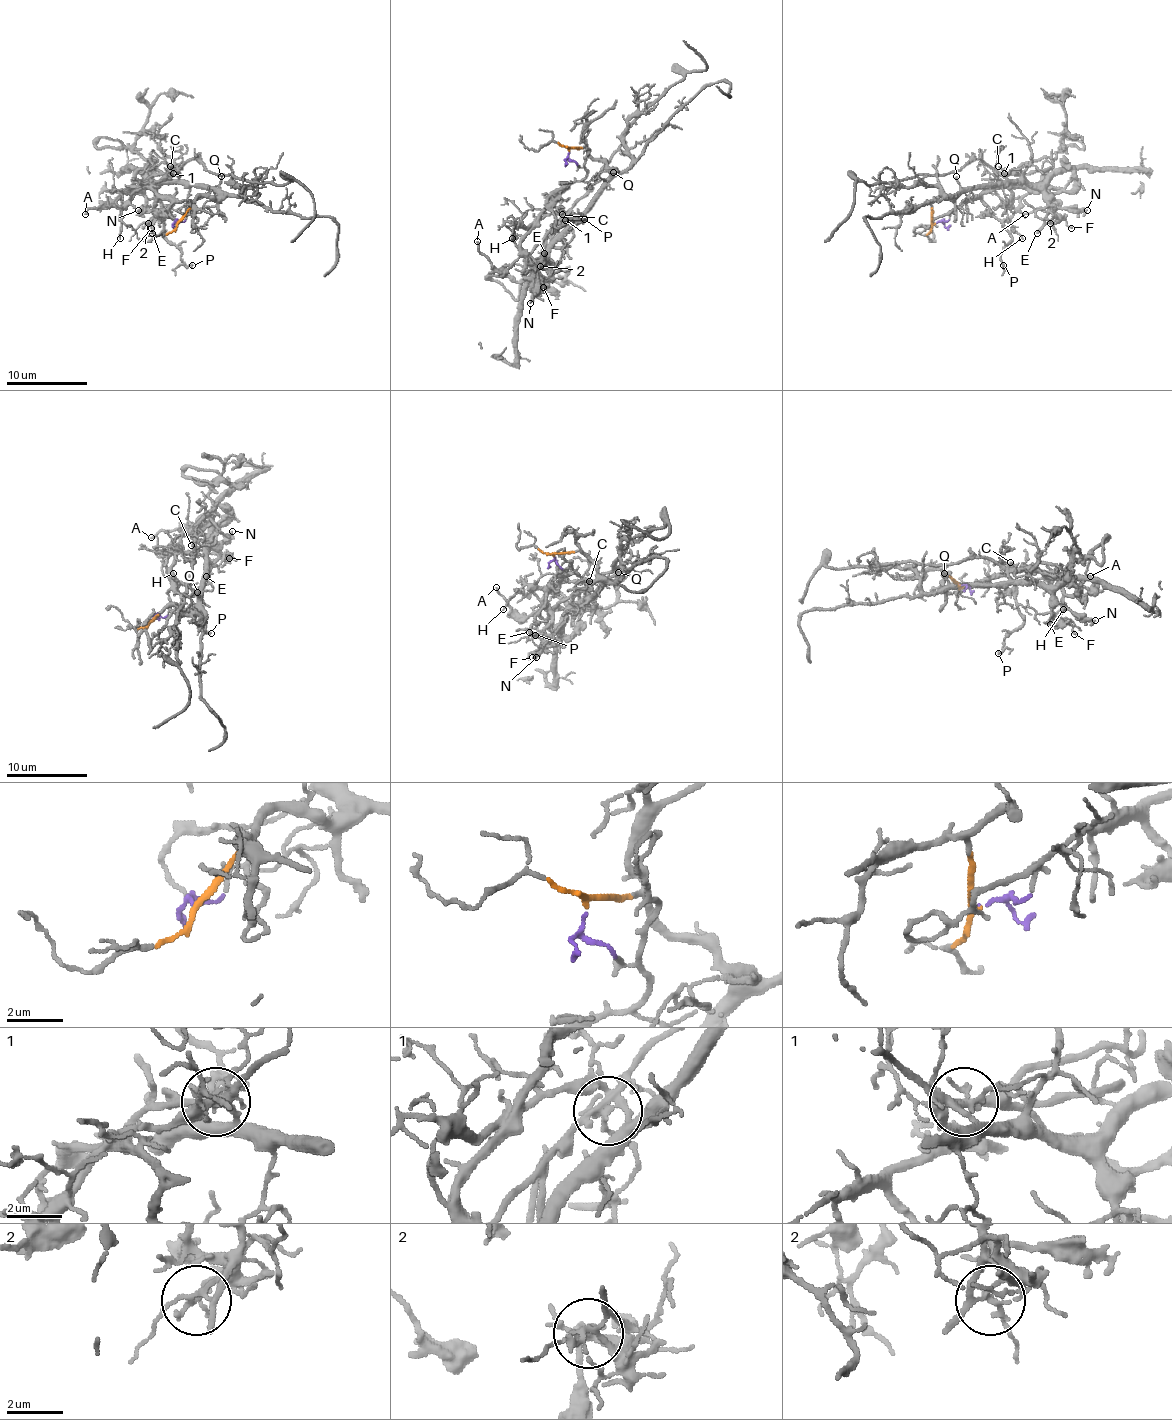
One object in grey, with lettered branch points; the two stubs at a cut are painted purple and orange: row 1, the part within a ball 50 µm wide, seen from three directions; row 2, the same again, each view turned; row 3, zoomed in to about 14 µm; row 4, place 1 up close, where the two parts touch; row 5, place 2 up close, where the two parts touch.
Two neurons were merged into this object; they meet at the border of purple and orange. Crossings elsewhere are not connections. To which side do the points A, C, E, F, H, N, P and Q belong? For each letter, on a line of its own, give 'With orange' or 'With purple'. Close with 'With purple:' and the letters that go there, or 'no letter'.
A: With purple
C: With orange
E: With orange
F: With orange
H: With purple
N: With purple
P: With purple
Q: With orange
With purple: A, H, N, P

